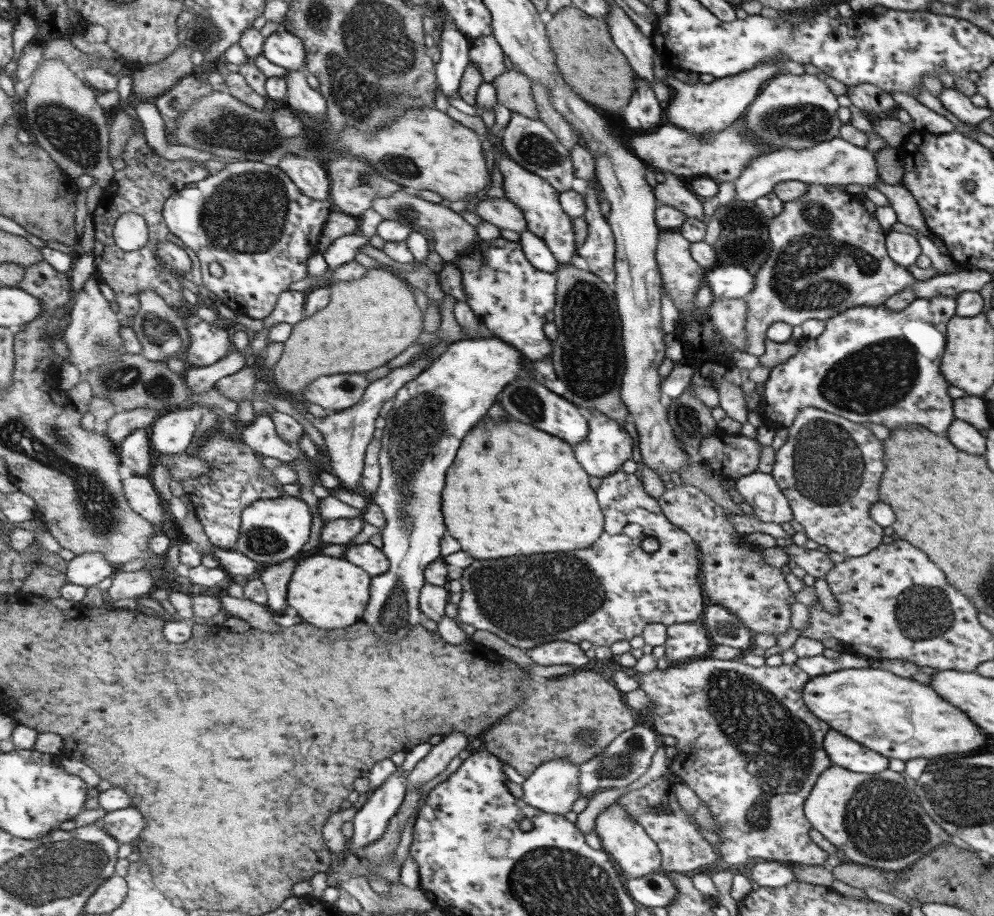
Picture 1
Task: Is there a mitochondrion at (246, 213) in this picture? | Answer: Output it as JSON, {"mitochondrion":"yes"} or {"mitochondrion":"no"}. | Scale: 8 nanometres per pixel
{"mitochondrion":"yes"}

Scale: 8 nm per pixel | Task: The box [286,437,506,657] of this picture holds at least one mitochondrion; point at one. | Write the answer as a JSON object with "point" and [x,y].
{"point":[393,619]}

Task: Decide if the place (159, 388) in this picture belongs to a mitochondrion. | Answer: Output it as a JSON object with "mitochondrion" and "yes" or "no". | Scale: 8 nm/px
{"mitochondrion":"yes"}

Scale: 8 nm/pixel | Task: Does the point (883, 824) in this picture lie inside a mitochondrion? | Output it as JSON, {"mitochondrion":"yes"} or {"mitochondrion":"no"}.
{"mitochondrion":"yes"}

